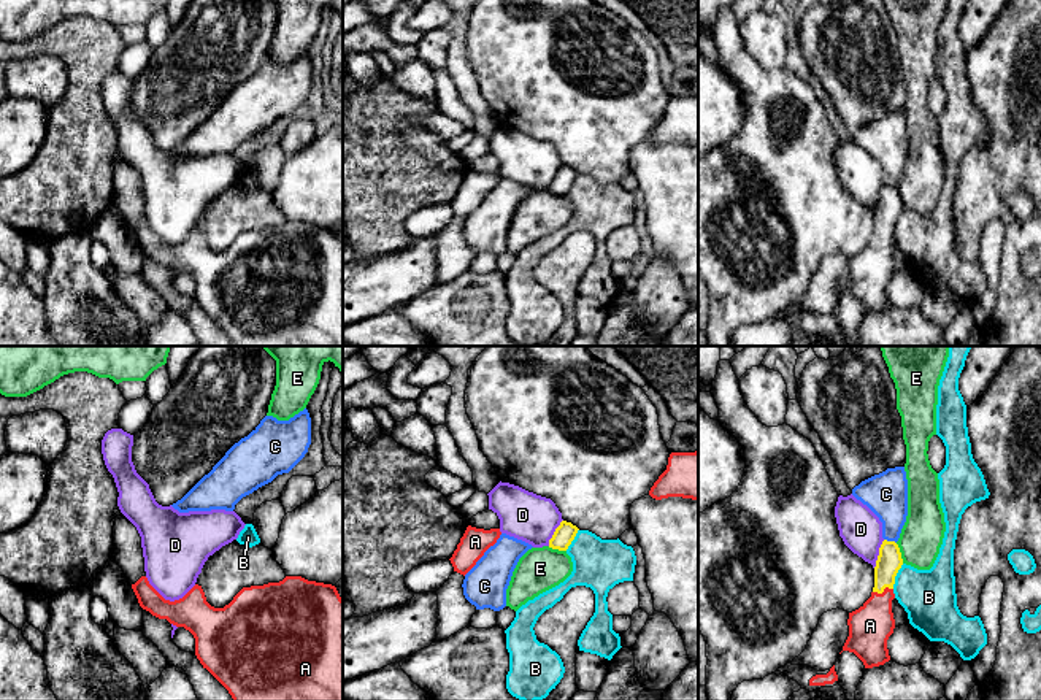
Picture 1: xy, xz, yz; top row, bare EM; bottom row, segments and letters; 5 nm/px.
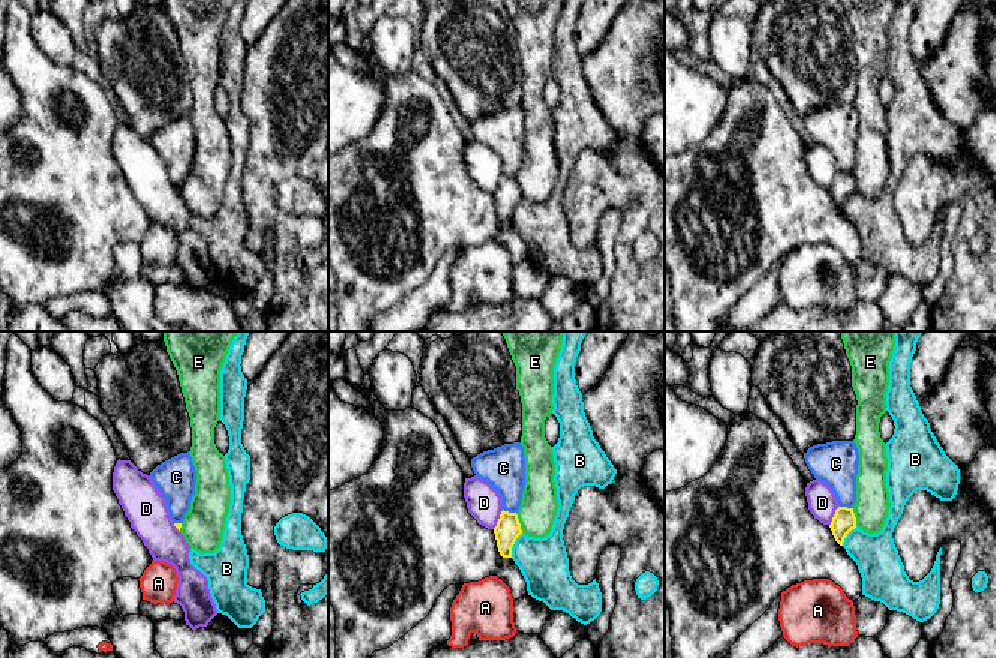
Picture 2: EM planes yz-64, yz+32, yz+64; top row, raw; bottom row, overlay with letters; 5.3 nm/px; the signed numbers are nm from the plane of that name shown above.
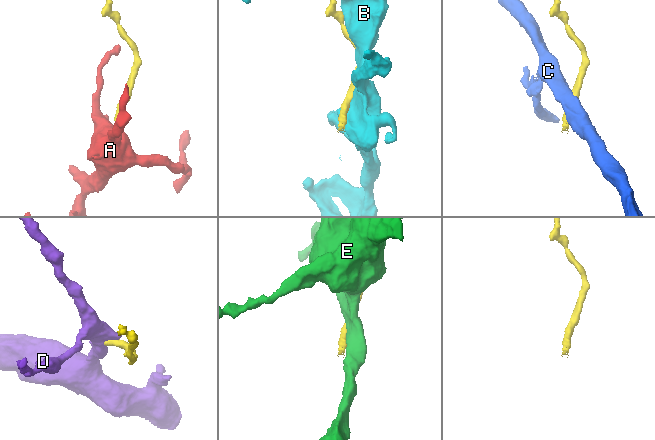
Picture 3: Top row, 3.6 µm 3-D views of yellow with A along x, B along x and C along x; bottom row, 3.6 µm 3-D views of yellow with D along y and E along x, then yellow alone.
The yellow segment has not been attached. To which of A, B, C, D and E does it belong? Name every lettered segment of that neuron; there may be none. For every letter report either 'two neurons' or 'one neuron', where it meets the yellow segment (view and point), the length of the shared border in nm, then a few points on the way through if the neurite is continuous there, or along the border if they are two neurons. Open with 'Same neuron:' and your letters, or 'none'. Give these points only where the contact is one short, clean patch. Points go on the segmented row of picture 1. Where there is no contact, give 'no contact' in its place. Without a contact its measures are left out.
Same neuron: A
A: one neuron | yz (883, 591) | 110 nm | across yz (889, 561), (883, 591), (875, 621), (870, 626)
B: two neurons | yz (895, 575) | 140 nm
C: two neurons | yz (891, 542) | 70 nm
D: two neurons | yz (879, 554) | 160 nm | along yz (884, 540), (873, 567)
E: two neurons | yz (900, 553) | 110 nm

